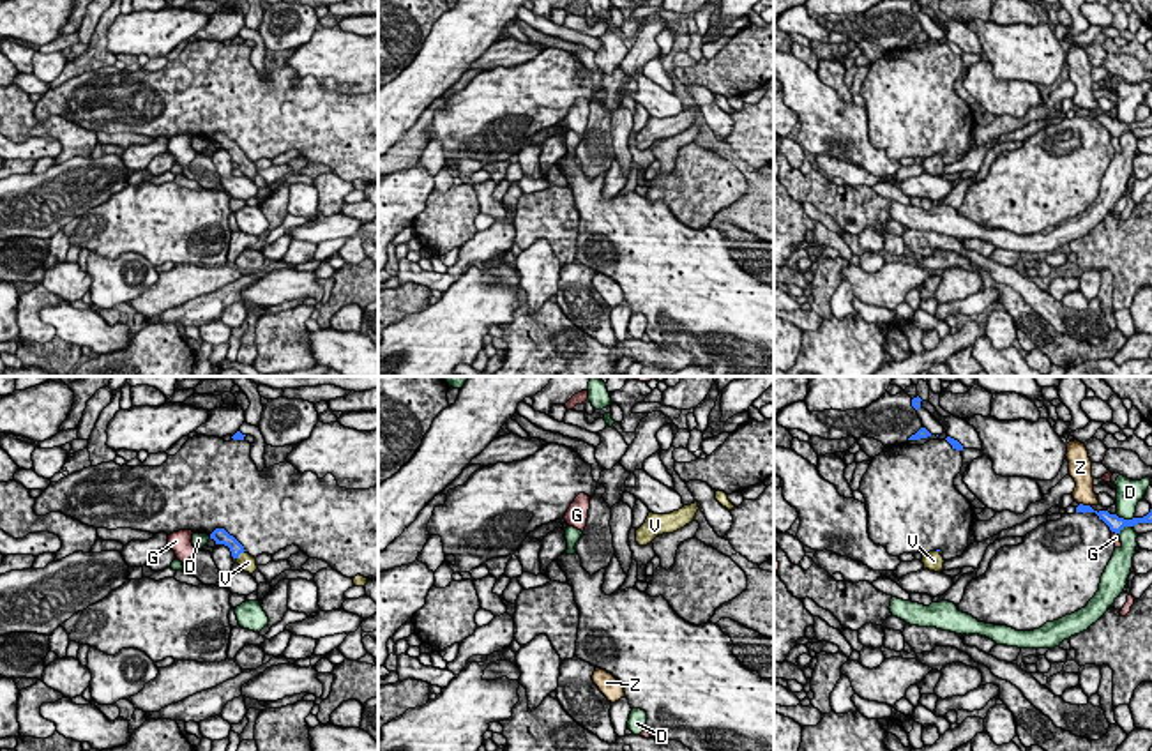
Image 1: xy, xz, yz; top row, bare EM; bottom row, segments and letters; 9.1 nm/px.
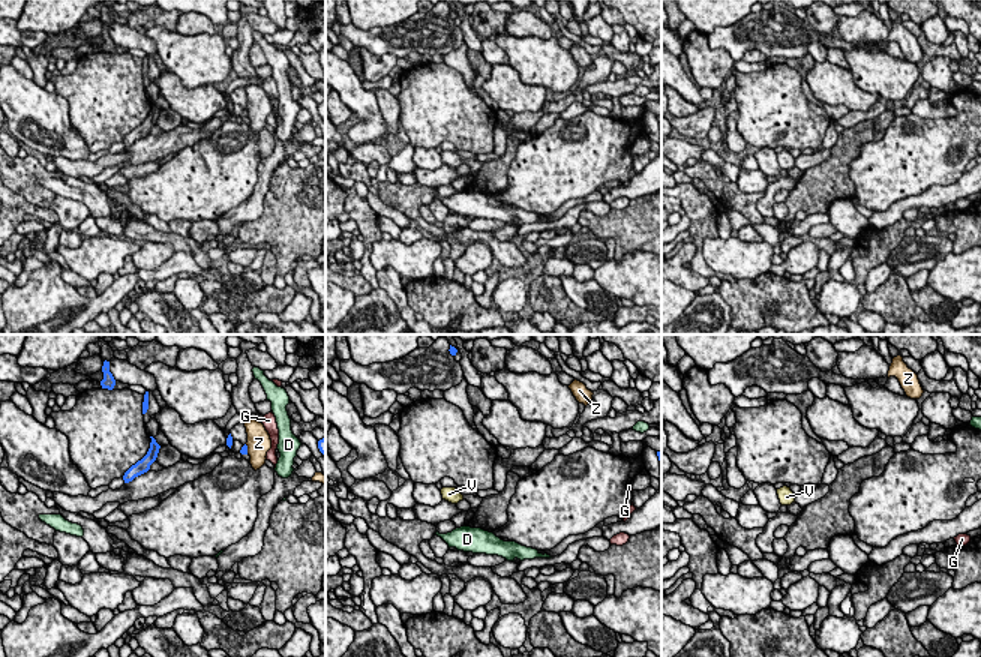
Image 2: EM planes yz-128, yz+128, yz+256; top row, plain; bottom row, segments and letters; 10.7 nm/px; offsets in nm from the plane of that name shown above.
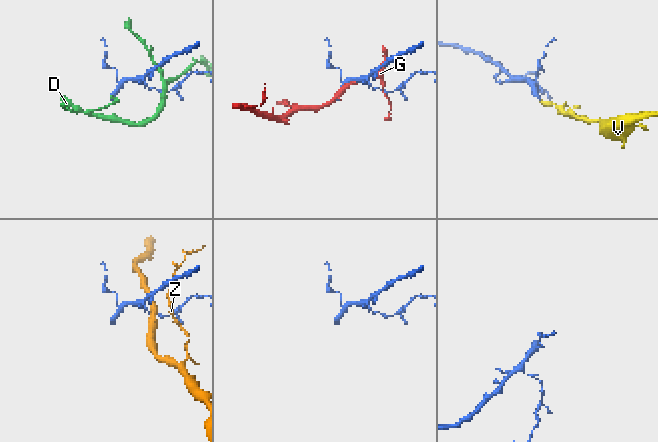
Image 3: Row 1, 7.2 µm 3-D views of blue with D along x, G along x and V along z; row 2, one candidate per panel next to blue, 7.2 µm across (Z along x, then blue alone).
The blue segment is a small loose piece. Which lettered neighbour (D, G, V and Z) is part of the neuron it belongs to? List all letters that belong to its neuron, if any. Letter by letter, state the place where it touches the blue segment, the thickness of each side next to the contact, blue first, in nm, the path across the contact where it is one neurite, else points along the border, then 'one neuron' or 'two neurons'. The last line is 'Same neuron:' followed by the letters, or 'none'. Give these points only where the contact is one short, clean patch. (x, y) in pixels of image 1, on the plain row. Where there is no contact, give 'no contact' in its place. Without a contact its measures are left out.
D: contact yz (1122, 122); calibres 140 and 220 nm; border yz (1115, 119), (1133, 122); two neurons
G: contact yz (1115, 136); calibres 140 and 70 nm; two neurons
V: contact xy (239, 158); calibres 140 and 140 nm; way xy (219, 140), (239, 158), (248, 166); one neuron
Z: contact yz (1085, 110); calibres 100 and 190 nm; border yz (1080, 106), (1089, 110); two neurons
Same neuron: V

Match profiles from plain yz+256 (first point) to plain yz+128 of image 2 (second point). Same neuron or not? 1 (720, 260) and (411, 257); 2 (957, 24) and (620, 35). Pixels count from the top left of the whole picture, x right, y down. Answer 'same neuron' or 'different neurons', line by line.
1: same neuron
2: different neurons

